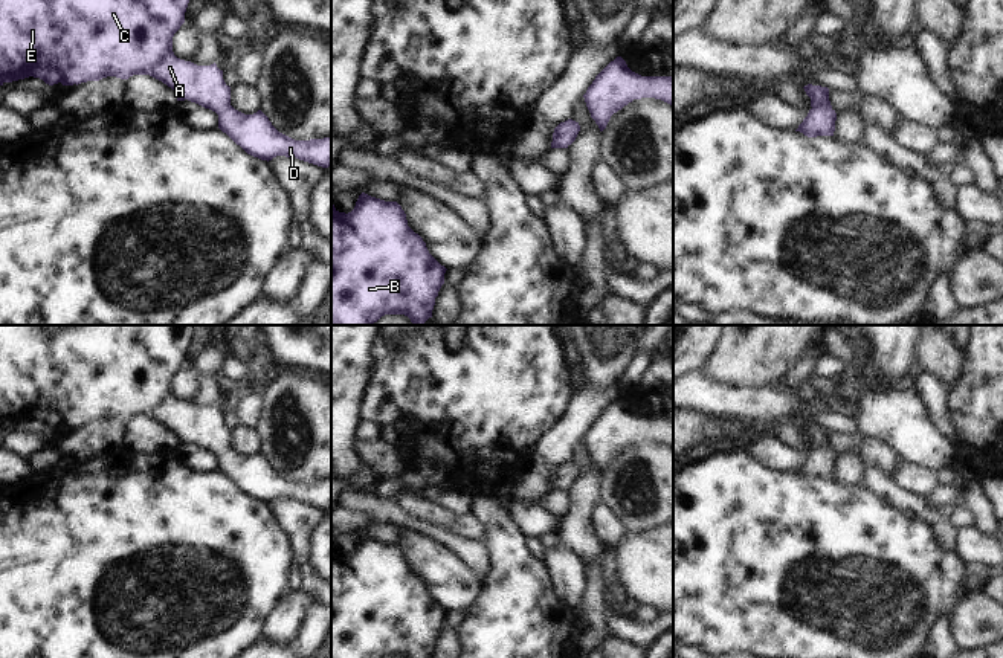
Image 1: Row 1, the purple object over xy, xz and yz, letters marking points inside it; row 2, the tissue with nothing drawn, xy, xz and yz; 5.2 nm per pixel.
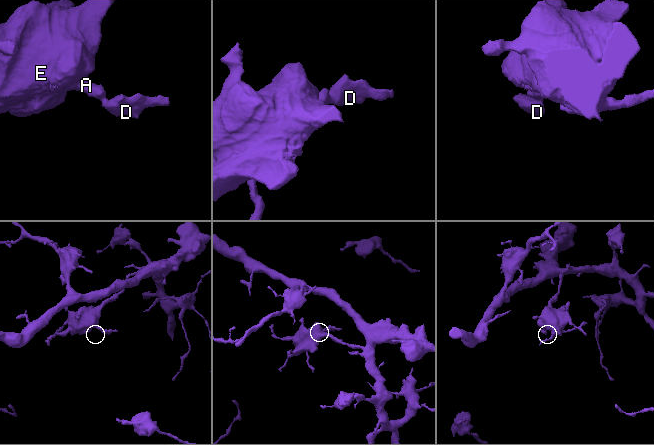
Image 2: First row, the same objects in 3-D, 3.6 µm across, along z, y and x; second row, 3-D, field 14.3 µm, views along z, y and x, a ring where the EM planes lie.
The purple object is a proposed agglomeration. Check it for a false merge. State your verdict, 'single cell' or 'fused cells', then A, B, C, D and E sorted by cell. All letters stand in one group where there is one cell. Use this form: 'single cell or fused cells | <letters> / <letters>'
single cell | A B C D E

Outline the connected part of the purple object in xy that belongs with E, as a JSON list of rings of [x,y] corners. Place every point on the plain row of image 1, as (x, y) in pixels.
[[[0,325],[0,427],[40,420],[46,426],[73,427],[99,423],[107,418],[128,421],[133,417],[150,417],[176,434],[177,443],[191,443],[218,456],[218,470],[247,496],[261,502],[276,498],[328,510],[331,507],[331,478],[324,481],[295,482],[279,475],[269,460],[258,452],[244,456],[231,447],[231,429],[217,406],[197,408],[180,402],[173,394],[173,379],[185,365],[185,354],[194,325]]]

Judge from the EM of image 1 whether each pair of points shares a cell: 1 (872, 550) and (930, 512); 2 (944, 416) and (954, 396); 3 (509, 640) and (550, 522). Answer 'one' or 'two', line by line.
1: two
2: two
3: two

